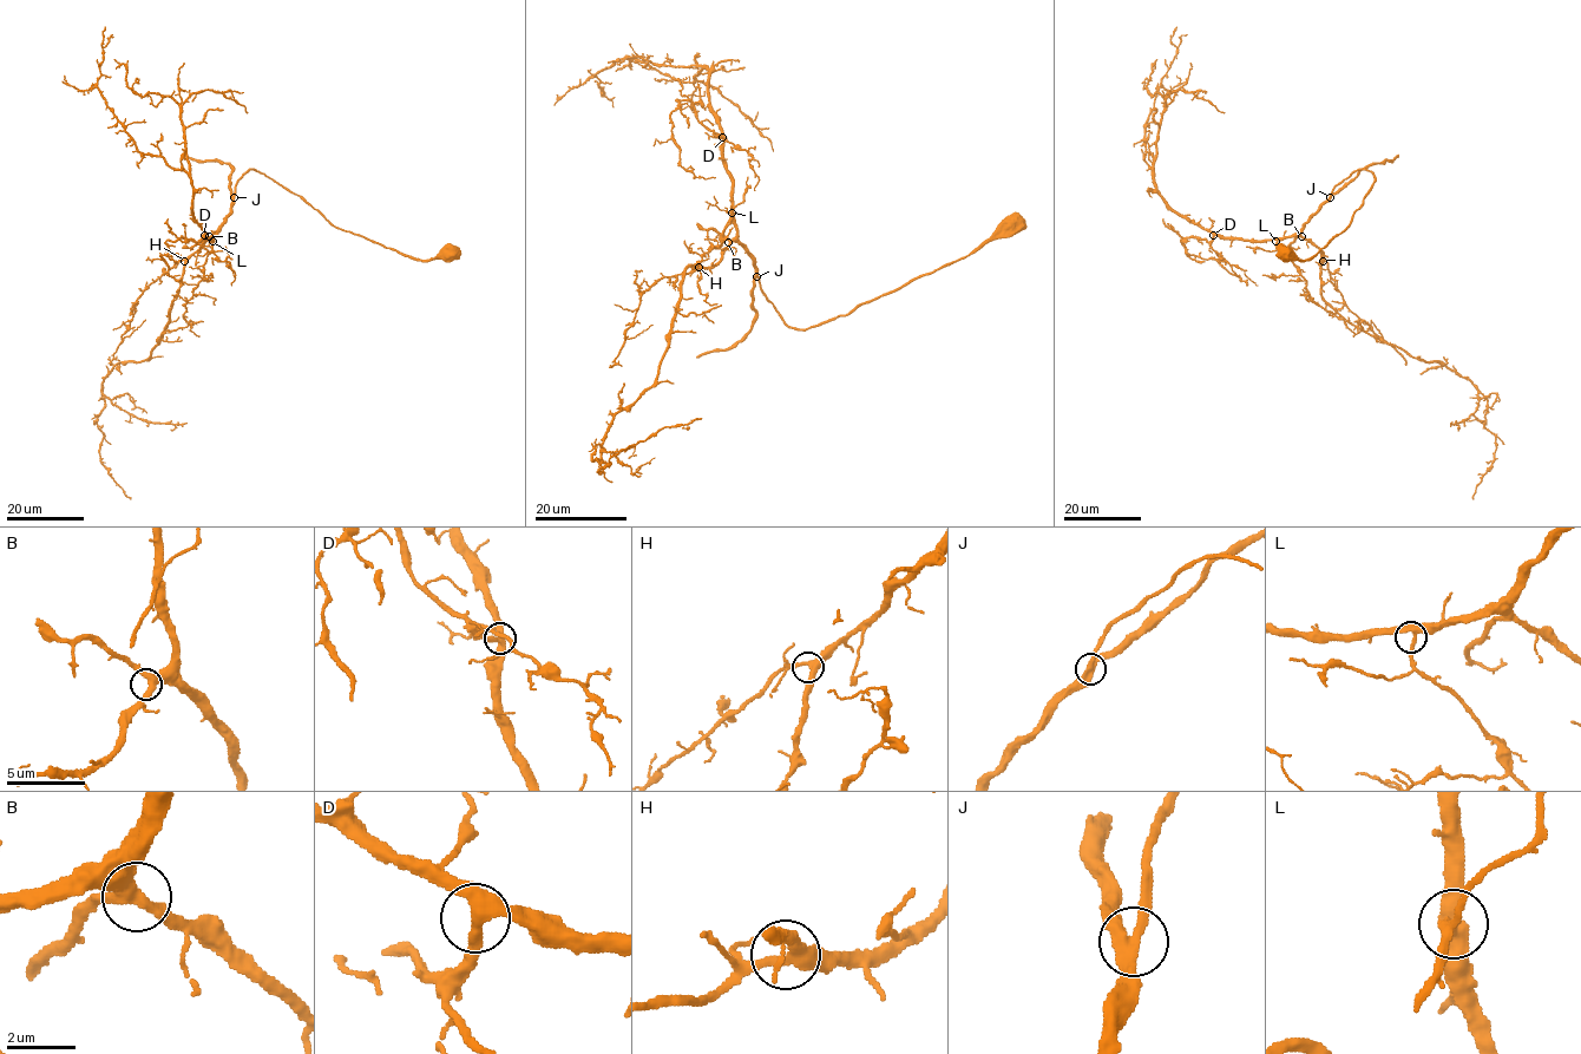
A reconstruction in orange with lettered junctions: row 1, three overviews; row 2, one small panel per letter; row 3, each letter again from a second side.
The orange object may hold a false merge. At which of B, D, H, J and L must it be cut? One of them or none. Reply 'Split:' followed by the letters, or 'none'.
Split: none

